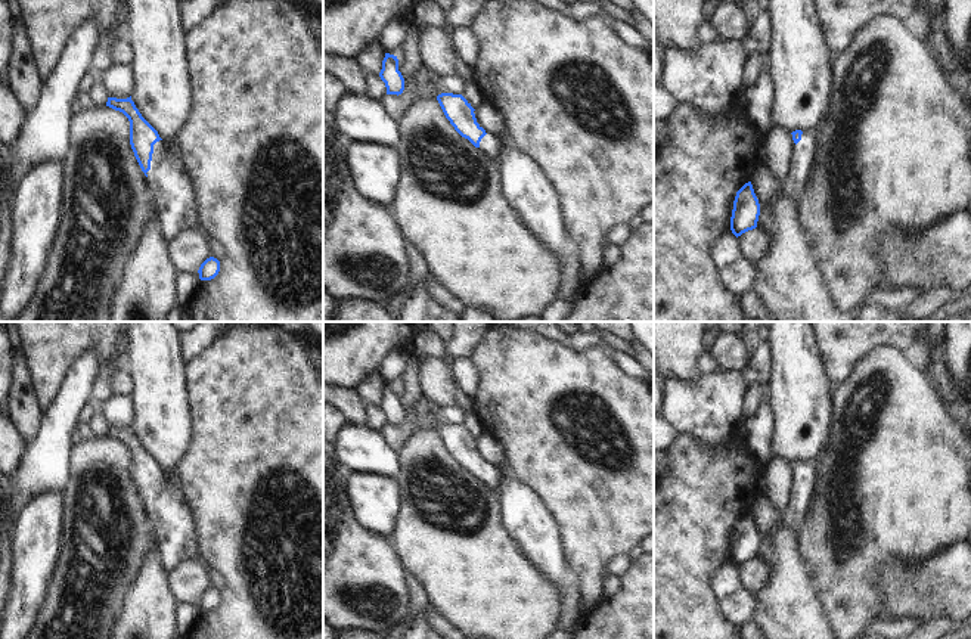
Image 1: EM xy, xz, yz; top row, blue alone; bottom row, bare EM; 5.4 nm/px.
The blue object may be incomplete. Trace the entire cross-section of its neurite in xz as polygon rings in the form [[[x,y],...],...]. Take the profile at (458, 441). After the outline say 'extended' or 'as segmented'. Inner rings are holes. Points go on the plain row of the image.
[[[441,424],[437,431],[455,457],[455,460],[465,469],[468,469],[475,478],[480,478],[484,484],[496,488],[500,480],[502,468],[487,463],[478,453],[474,444],[474,438],[462,425]]]; extended

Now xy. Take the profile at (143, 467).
[[[131,426],[108,428],[106,437],[122,443],[130,452],[130,475],[146,506],[162,568],[170,573],[193,559],[198,555],[195,522],[177,481],[168,483],[162,477],[158,462],[142,447]]]; extended

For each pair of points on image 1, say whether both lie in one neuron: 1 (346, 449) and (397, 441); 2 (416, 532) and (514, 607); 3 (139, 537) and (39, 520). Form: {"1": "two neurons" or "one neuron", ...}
{"1": "two neurons", "2": "one neuron", "3": "two neurons"}

